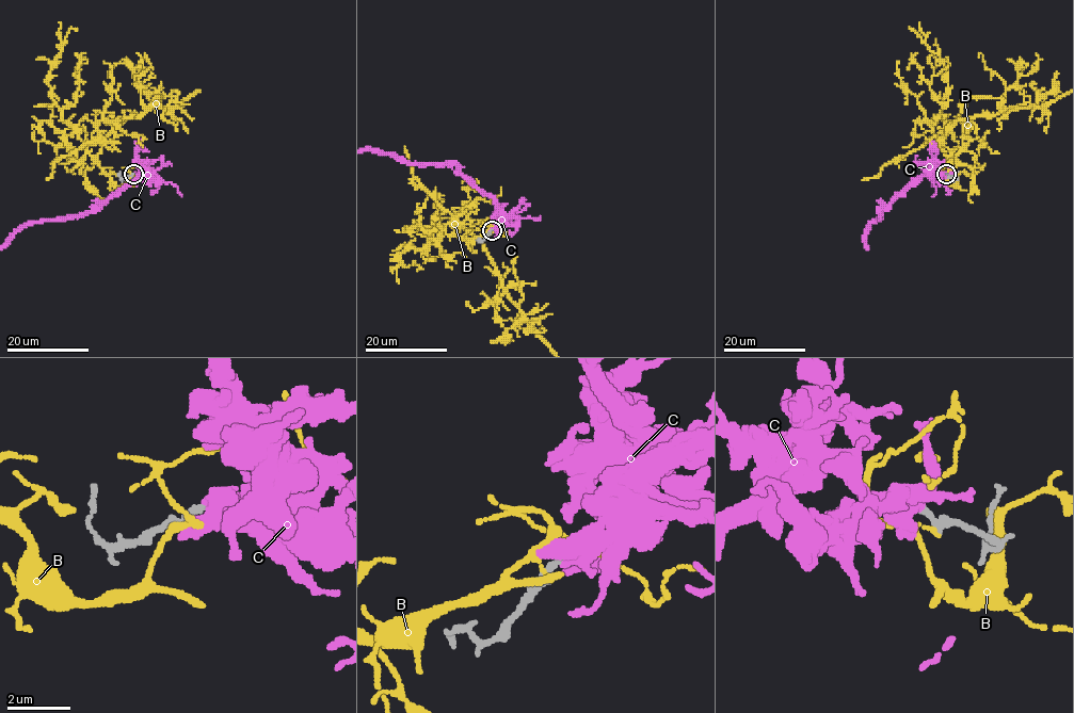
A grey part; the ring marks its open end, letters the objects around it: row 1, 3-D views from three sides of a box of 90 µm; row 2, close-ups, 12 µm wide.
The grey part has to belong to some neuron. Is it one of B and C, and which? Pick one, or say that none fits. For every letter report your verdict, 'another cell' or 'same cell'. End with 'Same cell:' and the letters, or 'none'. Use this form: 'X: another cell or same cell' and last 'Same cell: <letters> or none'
B: another cell
C: same cell
Same cell: C

